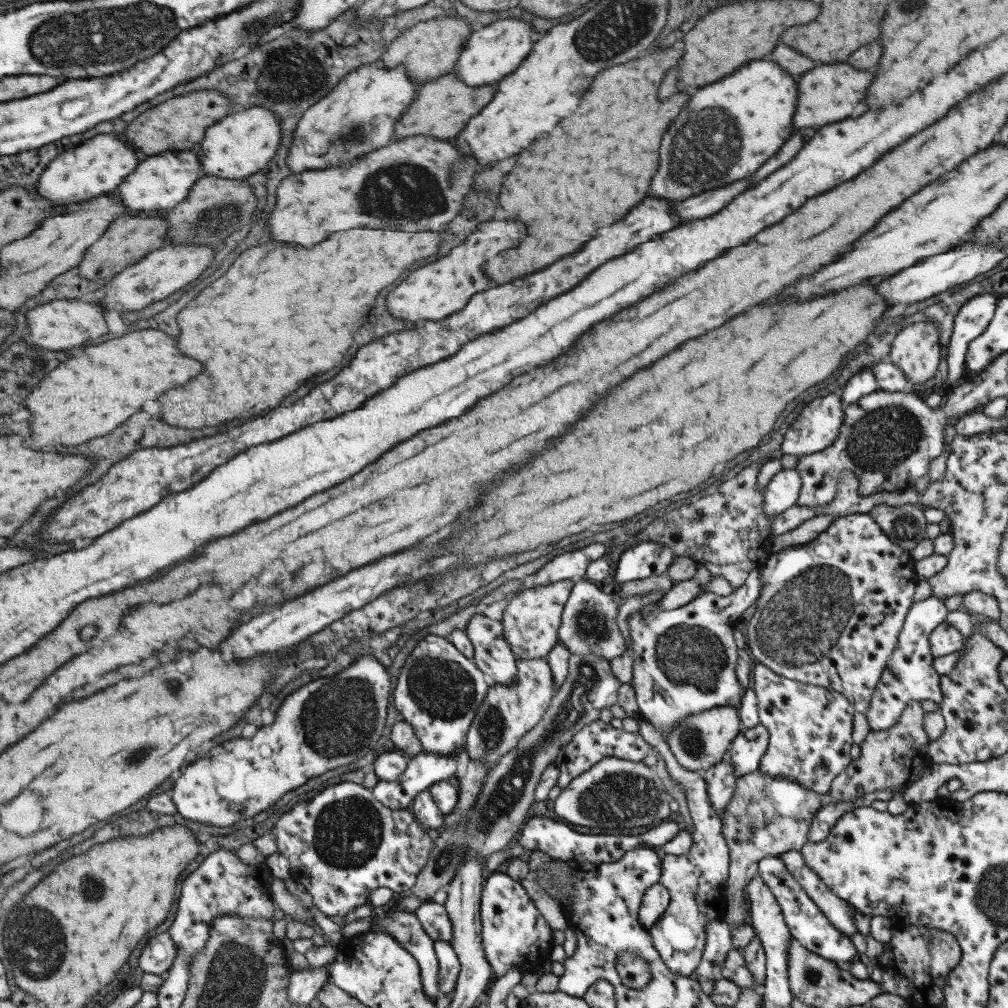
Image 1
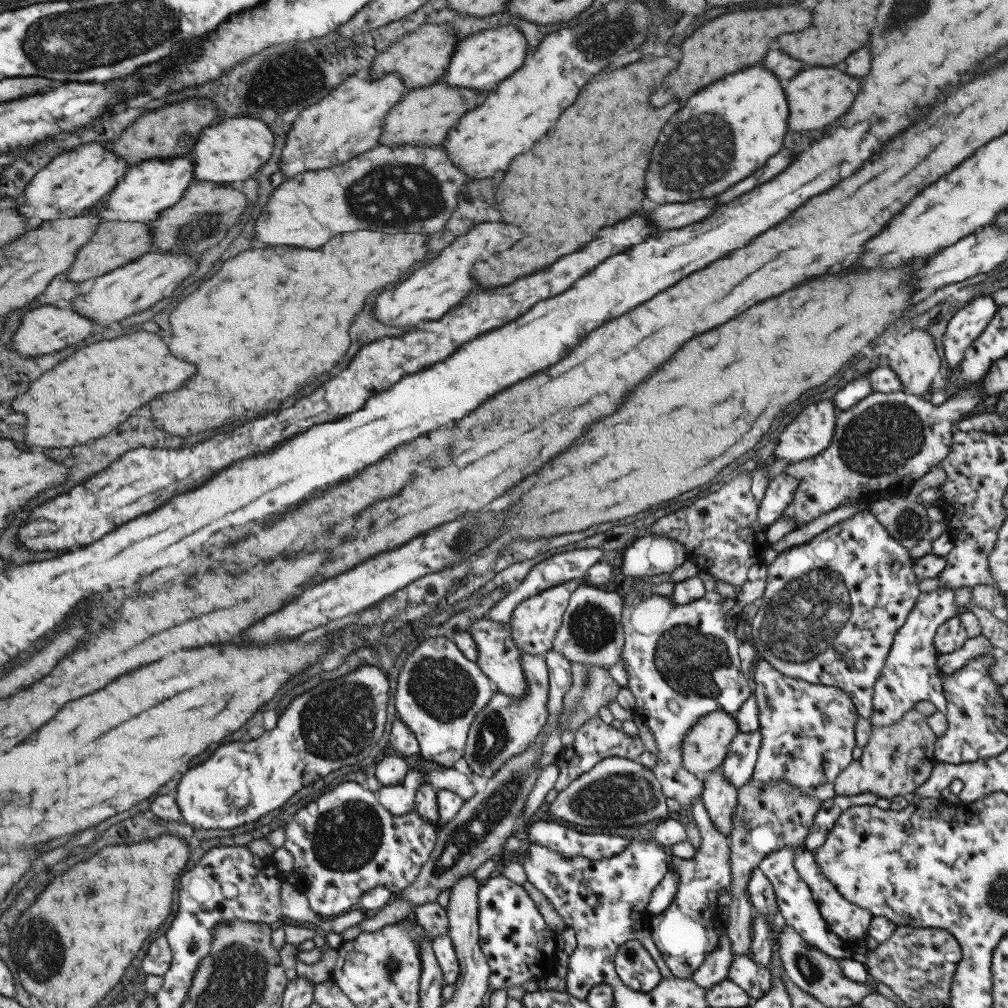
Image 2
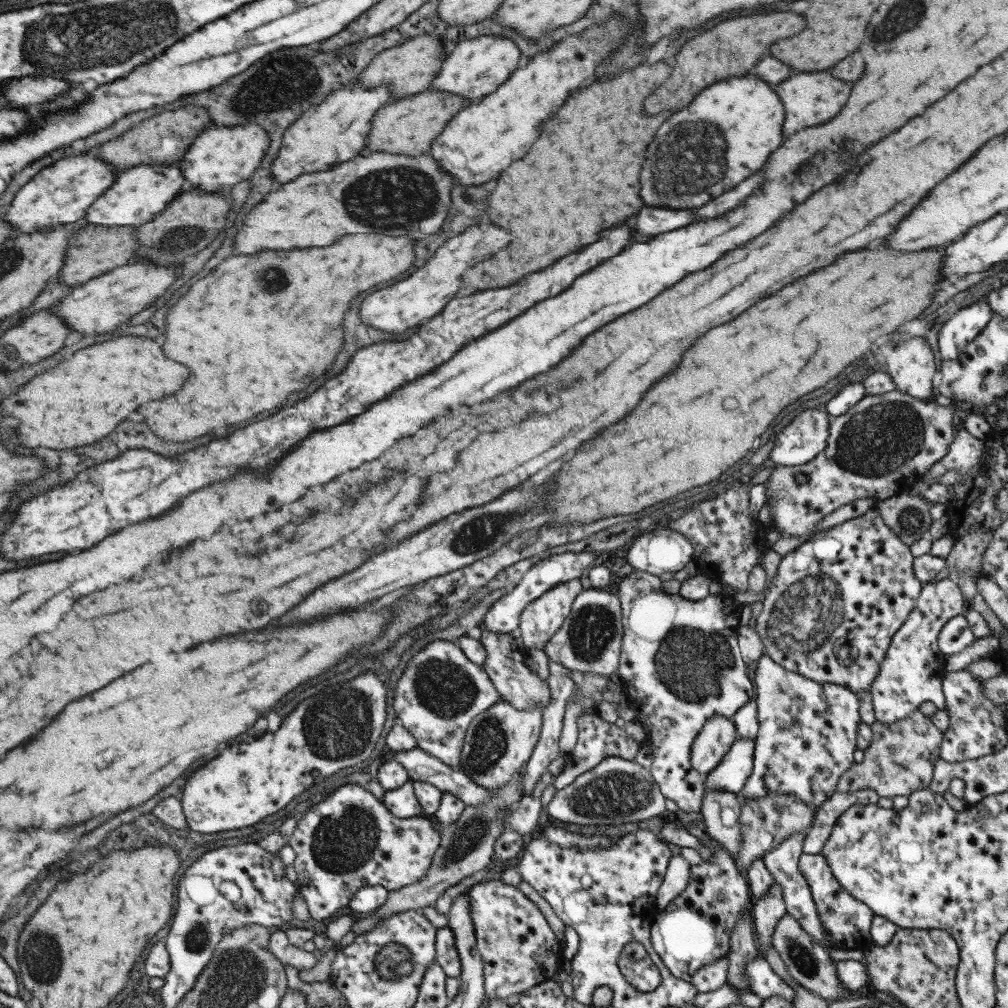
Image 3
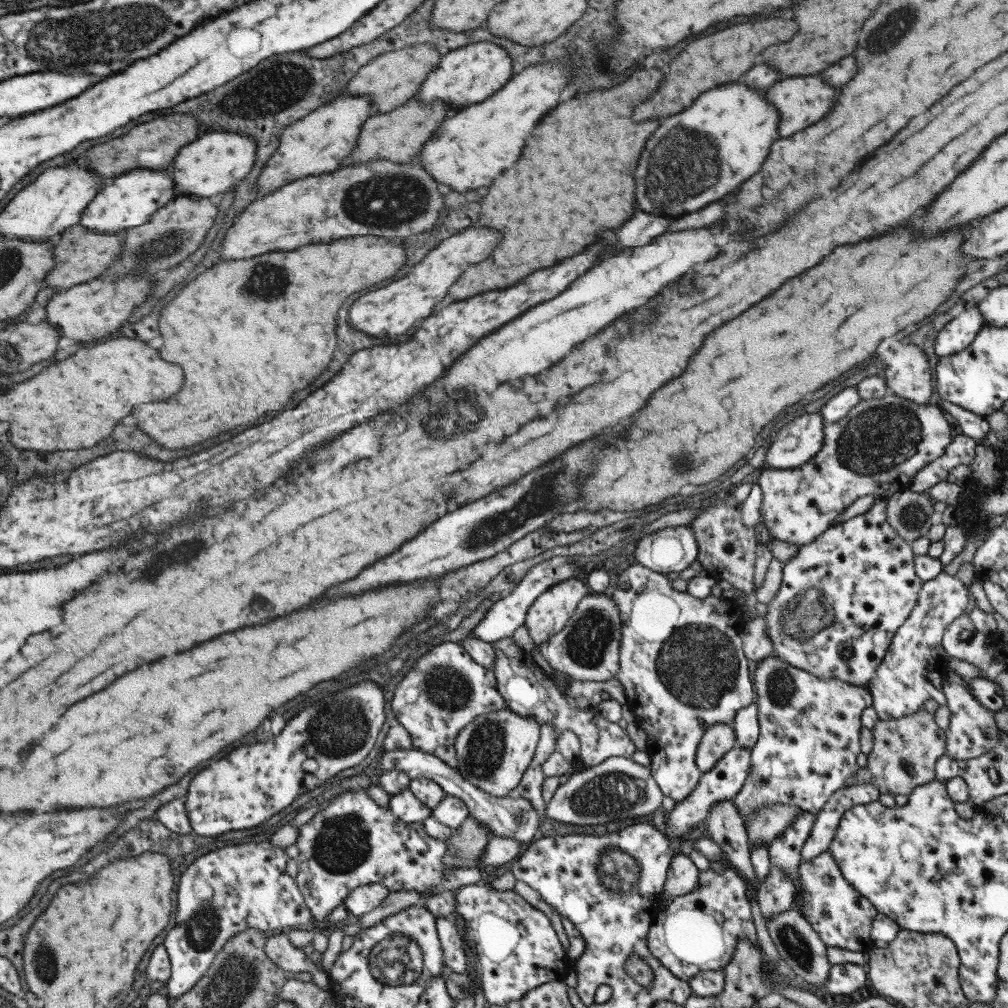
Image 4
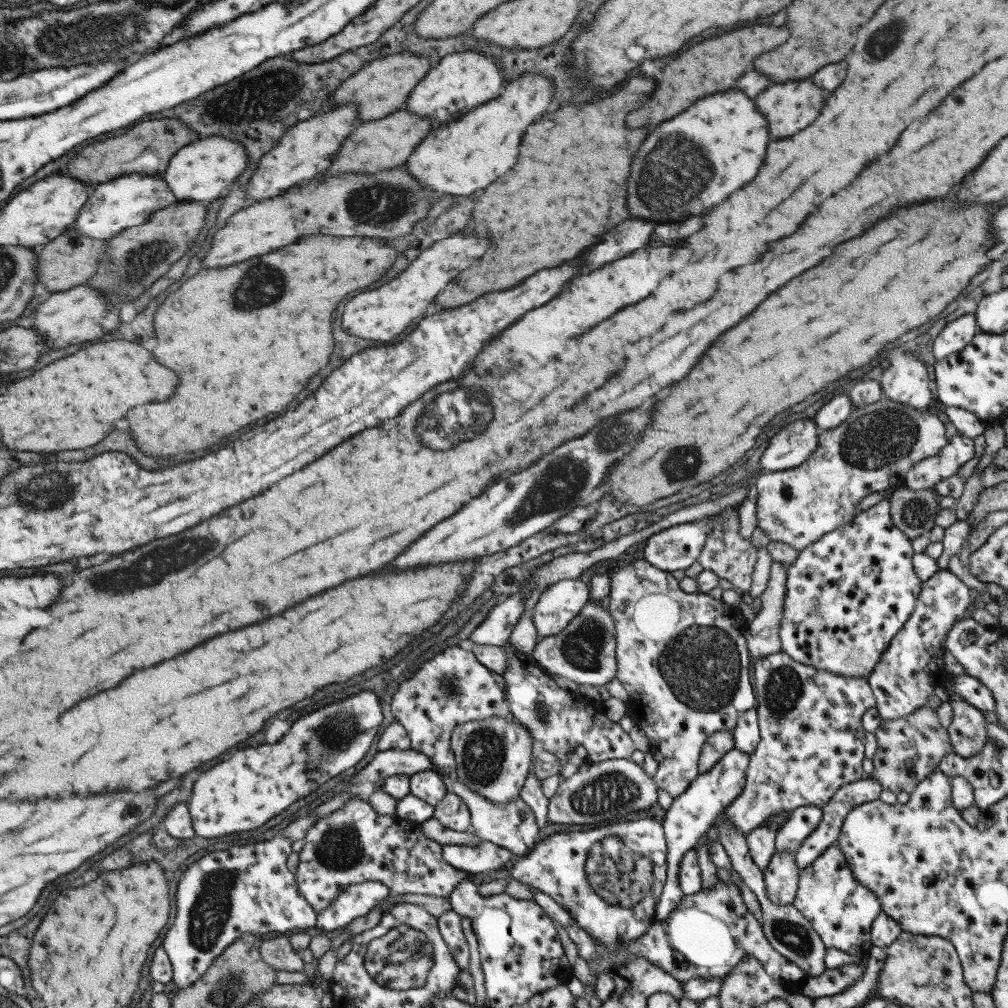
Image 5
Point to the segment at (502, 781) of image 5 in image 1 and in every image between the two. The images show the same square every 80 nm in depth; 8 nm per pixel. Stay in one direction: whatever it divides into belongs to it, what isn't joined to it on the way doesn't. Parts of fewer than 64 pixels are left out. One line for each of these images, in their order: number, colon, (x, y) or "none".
1: (506, 713)
2: (502, 728)
3: (498, 741)
4: (492, 751)

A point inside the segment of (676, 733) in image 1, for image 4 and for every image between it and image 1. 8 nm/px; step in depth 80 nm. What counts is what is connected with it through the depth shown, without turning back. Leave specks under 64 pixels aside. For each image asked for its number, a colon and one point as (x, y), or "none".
2: (703, 747)
3: (716, 735)
4: (717, 739)

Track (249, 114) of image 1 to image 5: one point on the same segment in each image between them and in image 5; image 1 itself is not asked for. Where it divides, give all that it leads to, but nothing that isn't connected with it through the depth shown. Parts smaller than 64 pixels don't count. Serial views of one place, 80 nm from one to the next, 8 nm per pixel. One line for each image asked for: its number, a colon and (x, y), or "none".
2: (229, 151)
3: (219, 157)
4: (214, 162)
5: (200, 171)

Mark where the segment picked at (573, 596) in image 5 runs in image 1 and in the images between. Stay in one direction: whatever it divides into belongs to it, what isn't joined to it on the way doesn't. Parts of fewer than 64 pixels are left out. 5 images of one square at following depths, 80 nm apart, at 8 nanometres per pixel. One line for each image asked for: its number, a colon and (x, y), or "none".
1: (529, 622)
2: (534, 621)
3: (541, 618)
4: (548, 613)

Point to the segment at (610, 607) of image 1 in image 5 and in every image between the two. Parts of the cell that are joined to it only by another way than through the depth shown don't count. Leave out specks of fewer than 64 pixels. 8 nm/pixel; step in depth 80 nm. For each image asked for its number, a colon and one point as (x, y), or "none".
2: (590, 633)
3: (588, 641)
4: (586, 649)
5: (583, 652)

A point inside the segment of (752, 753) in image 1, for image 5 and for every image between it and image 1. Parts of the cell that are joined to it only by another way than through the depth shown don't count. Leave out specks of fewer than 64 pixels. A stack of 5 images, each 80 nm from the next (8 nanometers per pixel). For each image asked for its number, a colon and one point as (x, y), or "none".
2: (737, 766)
3: (730, 774)
4: (722, 781)
5: (691, 813)

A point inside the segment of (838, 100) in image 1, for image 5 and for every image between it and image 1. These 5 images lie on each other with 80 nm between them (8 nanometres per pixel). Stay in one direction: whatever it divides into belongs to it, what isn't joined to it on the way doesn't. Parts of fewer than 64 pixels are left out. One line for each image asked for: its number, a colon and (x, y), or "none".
2: (816, 96)
3: (809, 98)
4: (802, 100)
5: (789, 107)

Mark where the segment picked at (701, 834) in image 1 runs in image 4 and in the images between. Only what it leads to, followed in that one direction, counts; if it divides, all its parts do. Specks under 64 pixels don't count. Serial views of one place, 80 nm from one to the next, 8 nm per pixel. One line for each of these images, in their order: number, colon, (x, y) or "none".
2: (687, 930)
3: (692, 931)
4: (697, 931)

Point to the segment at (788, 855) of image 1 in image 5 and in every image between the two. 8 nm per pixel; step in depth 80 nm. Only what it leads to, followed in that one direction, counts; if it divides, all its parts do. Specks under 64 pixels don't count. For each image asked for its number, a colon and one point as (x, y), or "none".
2: (849, 922)
3: (846, 921)
4: (841, 917)
5: (840, 910)

